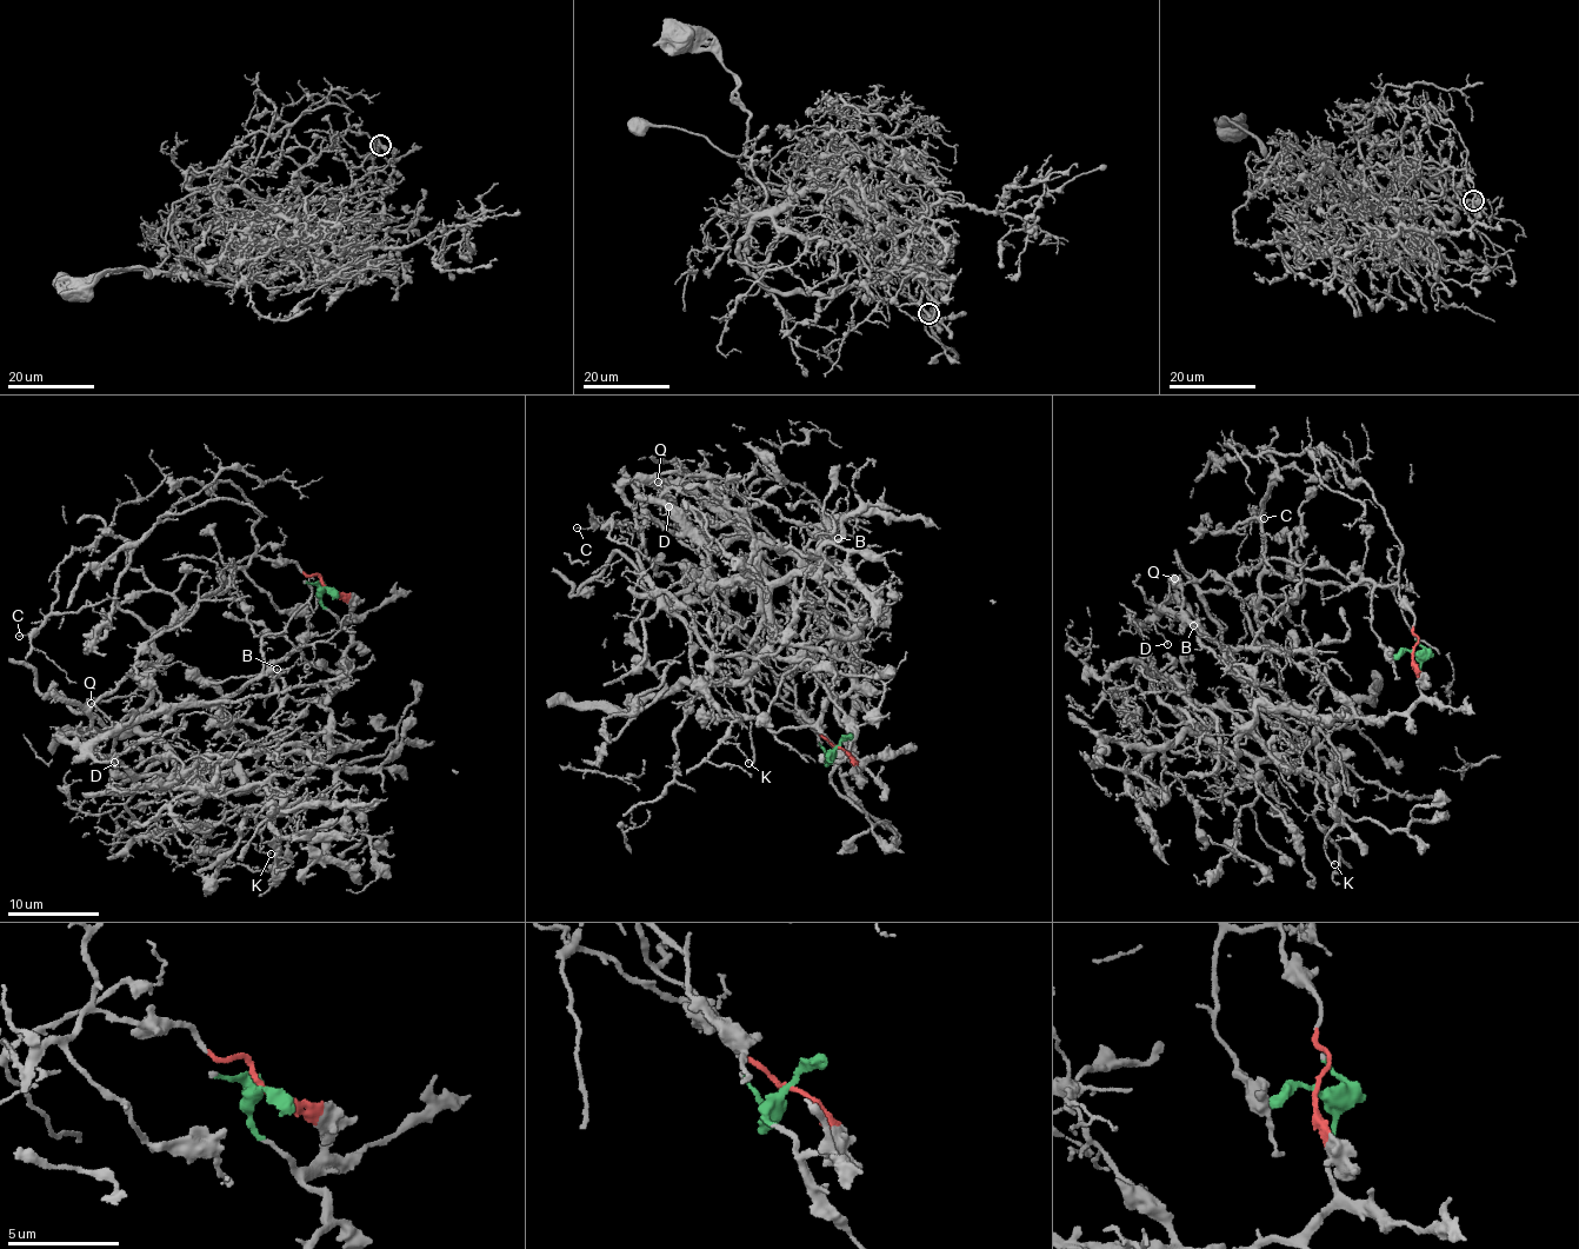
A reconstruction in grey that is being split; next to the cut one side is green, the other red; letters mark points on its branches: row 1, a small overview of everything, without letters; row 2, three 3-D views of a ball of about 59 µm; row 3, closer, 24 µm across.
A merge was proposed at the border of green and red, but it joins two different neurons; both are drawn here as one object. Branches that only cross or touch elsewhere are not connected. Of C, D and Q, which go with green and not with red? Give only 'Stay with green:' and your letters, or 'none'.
Stay with green: D, Q

